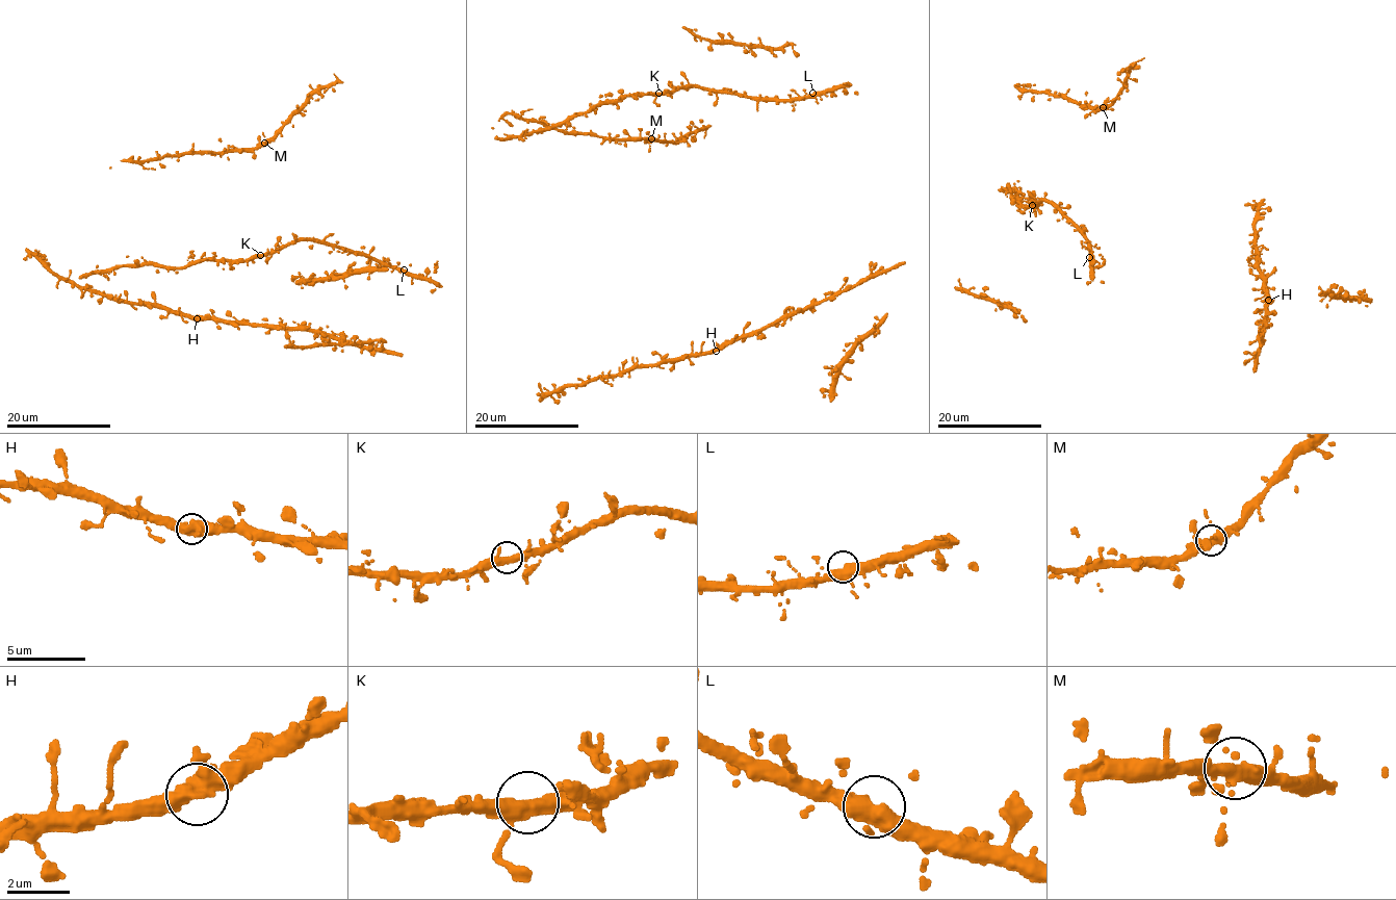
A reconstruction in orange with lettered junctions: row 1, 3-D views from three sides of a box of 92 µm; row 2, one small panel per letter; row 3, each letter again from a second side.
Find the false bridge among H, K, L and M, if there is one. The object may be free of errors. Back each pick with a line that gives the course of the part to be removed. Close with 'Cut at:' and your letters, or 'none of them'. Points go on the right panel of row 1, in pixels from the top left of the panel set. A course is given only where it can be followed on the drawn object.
Cut at: none of them

